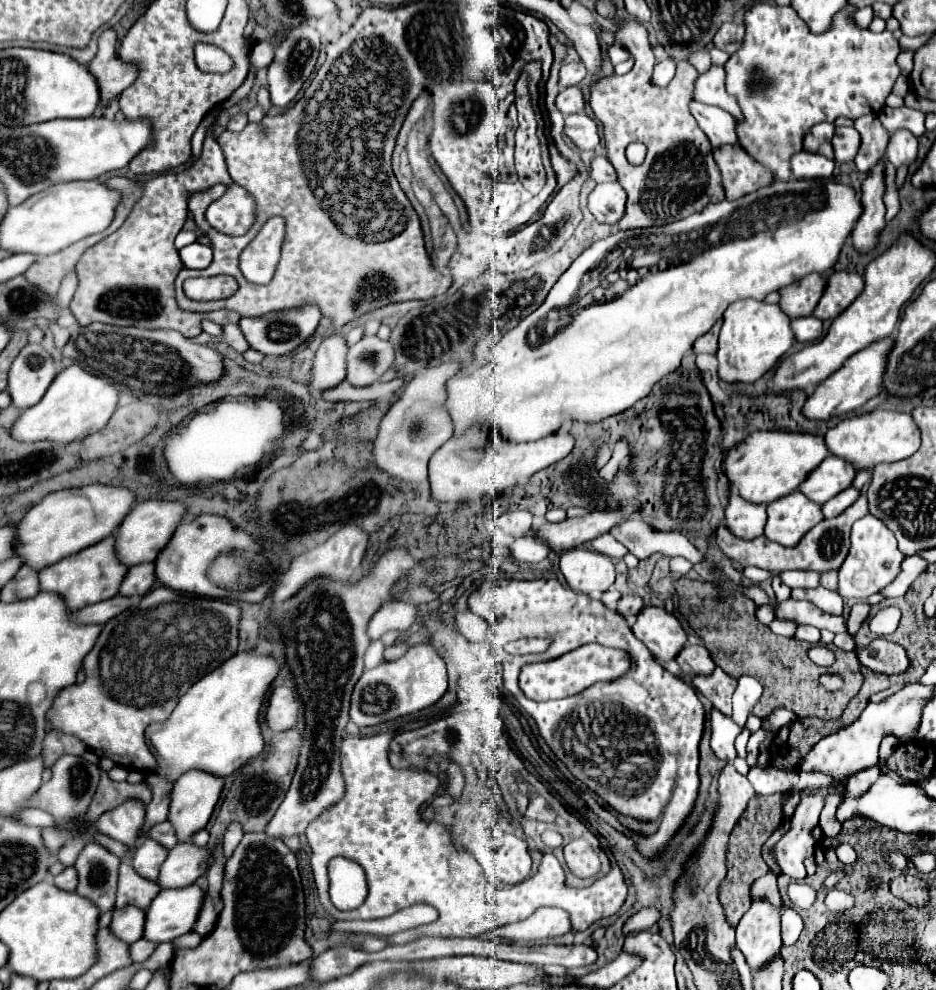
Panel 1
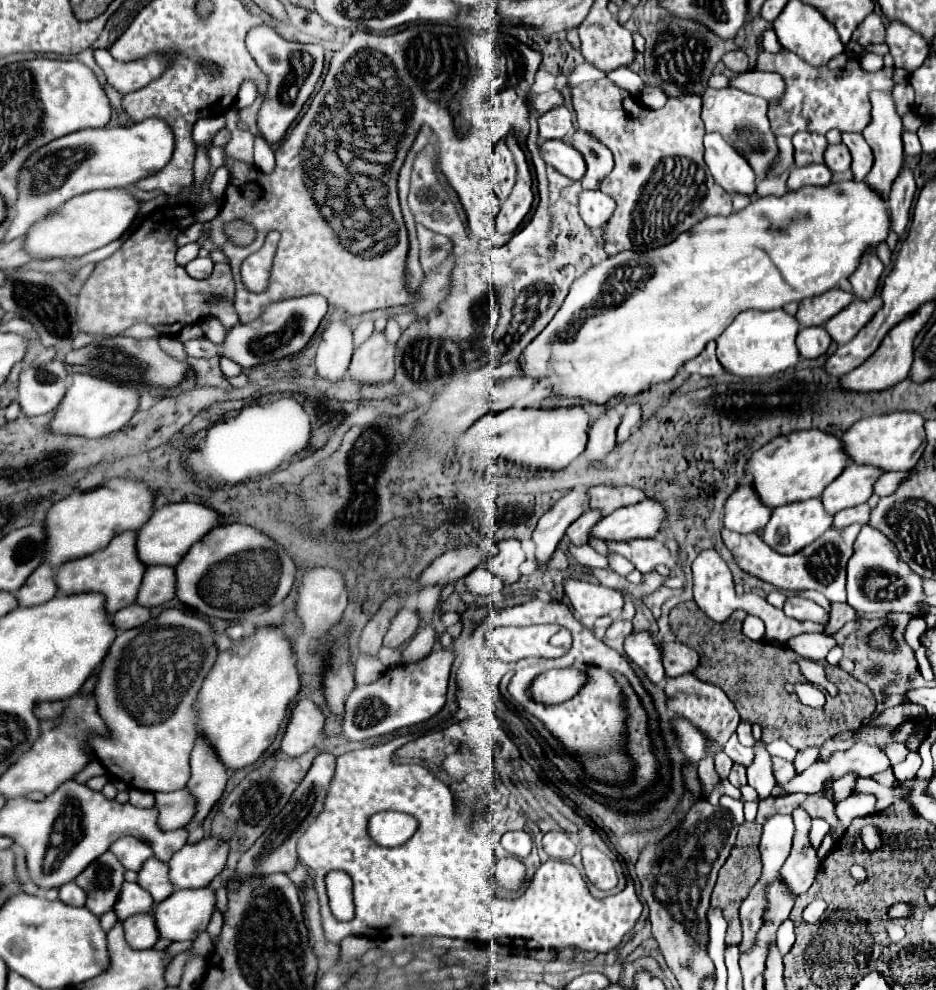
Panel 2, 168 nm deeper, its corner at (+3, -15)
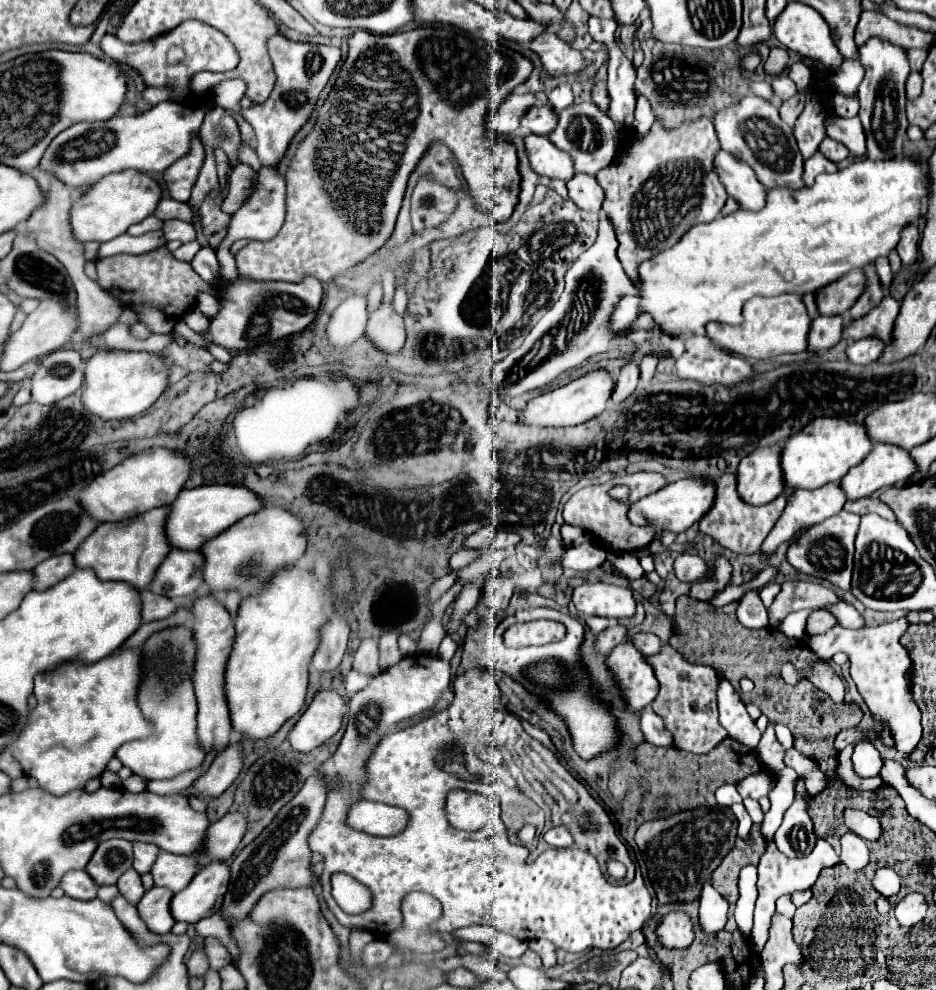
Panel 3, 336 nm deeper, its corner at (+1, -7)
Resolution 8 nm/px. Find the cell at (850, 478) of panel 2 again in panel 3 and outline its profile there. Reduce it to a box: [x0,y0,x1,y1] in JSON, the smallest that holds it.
[841,444,917,500]

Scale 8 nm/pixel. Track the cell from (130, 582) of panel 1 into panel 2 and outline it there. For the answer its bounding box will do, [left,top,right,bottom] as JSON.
[137,566,175,608]

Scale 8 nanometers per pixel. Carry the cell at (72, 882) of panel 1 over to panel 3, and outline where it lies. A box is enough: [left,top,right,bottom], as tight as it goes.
[61,870,97,900]

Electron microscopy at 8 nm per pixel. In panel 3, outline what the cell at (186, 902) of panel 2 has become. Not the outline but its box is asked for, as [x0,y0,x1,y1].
[171,860,229,924]

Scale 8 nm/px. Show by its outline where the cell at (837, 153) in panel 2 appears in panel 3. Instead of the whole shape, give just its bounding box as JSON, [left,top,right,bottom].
[819,138,849,162]

